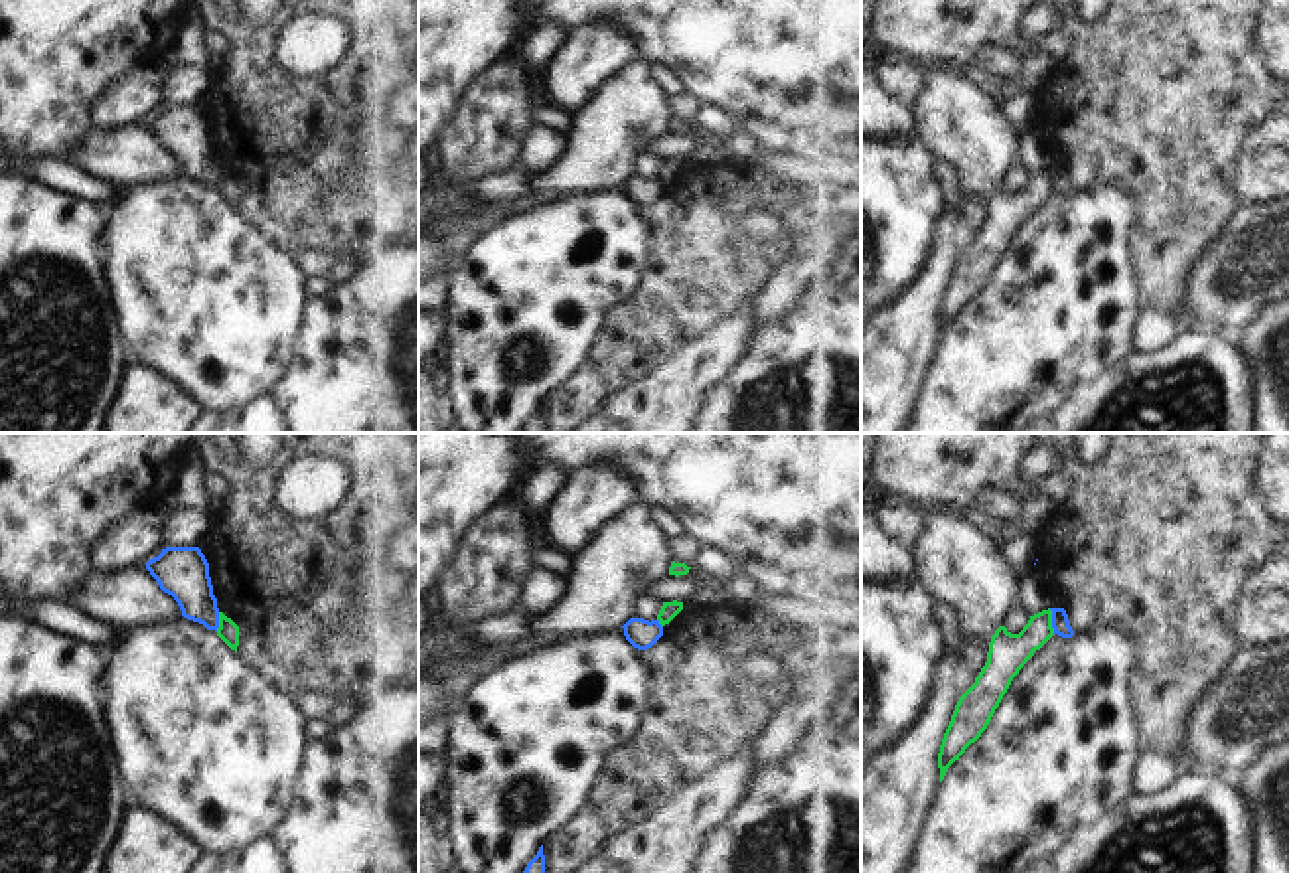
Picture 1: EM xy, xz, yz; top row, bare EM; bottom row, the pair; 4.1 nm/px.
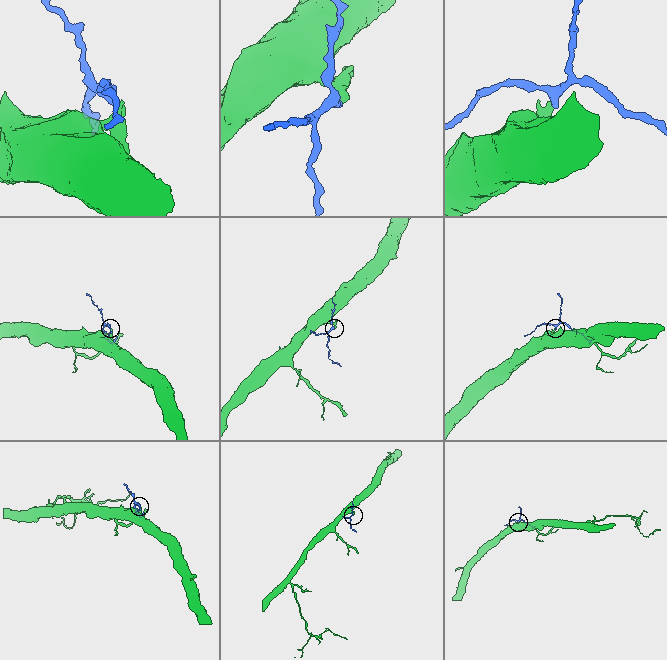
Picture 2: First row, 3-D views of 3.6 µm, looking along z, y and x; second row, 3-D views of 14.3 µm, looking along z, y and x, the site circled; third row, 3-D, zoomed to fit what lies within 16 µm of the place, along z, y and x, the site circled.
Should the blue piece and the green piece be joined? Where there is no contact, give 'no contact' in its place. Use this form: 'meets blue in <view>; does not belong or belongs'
meets blue in yz; does not belong

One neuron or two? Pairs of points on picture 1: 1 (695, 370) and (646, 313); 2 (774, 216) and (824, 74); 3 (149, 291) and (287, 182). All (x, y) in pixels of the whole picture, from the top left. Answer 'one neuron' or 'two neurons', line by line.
1: two neurons
2: two neurons
3: two neurons

